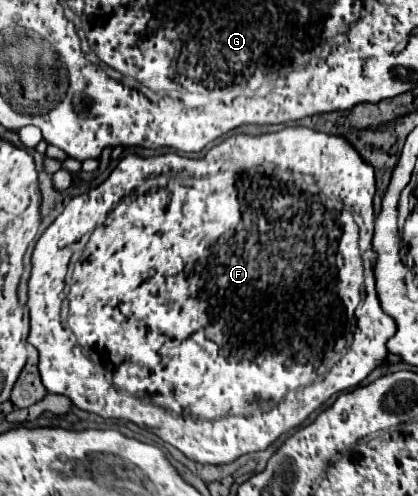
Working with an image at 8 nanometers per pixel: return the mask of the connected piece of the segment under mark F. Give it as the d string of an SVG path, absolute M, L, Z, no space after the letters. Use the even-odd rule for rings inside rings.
M294 126L294 128L284 128L284 130L280 130L280 132L274 132L274 134L270 134L270 133L265 133L265 134L262 134L262 135L256 135L256 136L253 136L253 135L248 135L248 134L244 134L244 133L242 133L242 134L239 134L239 135L238 135L238 134L237 134L237 135L233 135L233 136L231 136L231 137L229 137L229 138L227 138L227 139L225 139L225 140L224 140L224 141L223 141L223 142L221 142L221 143L220 143L220 144L218 144L218 145L216 145L216 146L214 146L214 147L213 147L213 148L211 148L211 149L210 149L210 150L209 150L209 151L208 151L208 152L207 152L207 153L206 153L206 155L205 155L205 156L204 156L204 157L202 157L202 159L189 159L189 158L187 158L187 157L180 157L180 156L179 156L179 155L177 155L177 154L176 154L176 153L167 153L167 154L163 154L163 155L157 155L157 156L152 156L152 157L148 157L148 158L140 158L140 156L134 156L134 154L128 154L128 156L126 156L126 158L124 158L124 160L122 160L122 162L120 162L120 164L118 164L118 166L116 166L116 168L114 168L114 170L112 170L112 174L110 174L110 176L108 176L108 178L106 178L106 180L104 180L104 182L102 182L102 184L100 184L100 186L96 186L96 188L92 188L92 190L88 190L88 192L84 192L84 194L80 194L80 196L76 196L76 198L72 198L72 200L70 200L70 202L68 202L68 206L66 206L66 208L64 208L64 212L62 212L62 214L60 214L60 216L58 216L58 218L56 218L56 220L54 220L54 222L52 222L52 224L50 224L50 226L48 226L48 230L46 230L46 232L44 232L44 234L42 234L42 236L40 236L40 240L38 240L38 242L36 242L36 248L34 248L34 254L32 254L32 276L30 276L30 282L28 282L28 310L30 310L30 336L28 336L28 342L30 342L30 344L32 344L32 346L36 346L36 348L38 348L38 352L40 352L40 364L38 364L38 368L40 368L40 376L42 376L42 384L44 384L44 386L46 386L46 390L48 390L48 392L54 392L54 394L64 394L64 396L68 396L68 398L70 398L70 400L72 400L72 404L74 404L74 406L76 406L76 408L80 408L80 410L86 410L86 412L94 412L94 414L98 414L98 416L102 416L102 418L128 418L128 420L132 420L132 422L136 422L136 424L138 424L138 426L144 426L144 428L150 428L150 430L152 430L152 432L154 432L154 434L158 434L158 436L160 436L160 438L162 438L162 440L164 440L164 442L168 442L168 444L172 444L172 446L176 446L176 448L178 448L178 450L182 450L182 452L184 452L184 454L186 454L186 456L188 456L188 458L190 458L190 460L196 460L196 462L200 462L200 464L228 464L228 462L232 462L232 460L236 460L236 458L238 458L238 456L242 456L242 454L248 454L248 452L258 452L258 450L266 450L266 448L268 448L268 446L270 446L270 444L272 444L272 442L274 442L274 440L276 440L276 438L278 438L278 436L280 436L280 434L284 434L284 432L288 432L288 430L290 430L290 428L294 428L294 426L300 426L300 424L302 424L302 422L304 422L304 420L306 420L306 418L308 418L308 414L312 414L312 412L314 412L314 410L316 410L316 408L320 408L320 406L322 406L322 404L324 404L324 402L326 402L326 400L328 400L328 398L330 398L330 396L332 396L332 394L336 394L336 392L342 392L342 390L348 390L348 388L354 388L354 386L358 386L358 382L362 382L362 380L364 380L364 378L366 378L366 376L368 376L368 374L370 374L370 372L372 372L372 370L374 370L374 368L376 368L376 366L378 366L378 364L380 364L380 360L382 360L382 358L384 358L384 356L386 356L386 354L388 354L388 350L386 350L386 342L388 342L388 338L390 338L390 336L392 336L392 334L394 334L394 332L396 332L396 324L394 324L394 320L392 320L392 318L390 318L390 316L388 316L388 314L384 314L384 312L382 312L382 308L381 308L381 306L380 306L380 303L379 303L379 301L378 301L378 297L377 297L377 292L376 292L376 282L375 282L375 276L374 276L374 272L373 272L373 271L374 271L374 269L373 269L373 266L374 266L374 263L375 263L375 258L376 258L376 253L374 253L374 251L373 251L373 250L372 250L372 248L371 248L371 243L372 243L372 238L373 238L373 234L374 234L374 220L375 220L375 214L374 214L374 209L373 209L373 199L374 199L374 196L375 196L375 193L376 193L376 180L375 180L375 173L374 173L374 170L372 170L372 166L370 166L370 164L366 164L366 162L364 162L364 160L362 160L362 158L360 158L360 154L358 154L358 152L356 152L356 150L354 150L354 148L352 148L352 144L348 144L348 142L346 142L346 138L340 138L340 136L328 136L328 134L322 134L322 132L316 132L316 130L310 130L310 128L304 128L304 126L298 126L298 132L296 132L296 126ZM242 174L246 174L246 175L248 175L248 176L252 176L252 177L253 177L253 179L254 179L254 180L252 180L252 181L251 181L251 182L246 182L246 181L245 181L245 180L244 180L244 181L241 181L241 182L238 182L238 180L240 180L240 178L244 178L244 176L242 176ZM305 174L308 174L308 176L312 176L312 178L314 178L314 180L316 180L316 184L318 184L318 188L319 188L319 194L316 194L316 192L314 192L314 190L308 190L308 186L304 186L304 178L306 178L306 176L305 176ZM278 181L280 181L280 182L281 182L281 183L283 183L283 184L288 184L288 183L290 183L290 181L293 181L293 184L294 184L294 183L296 183L296 184L297 184L297 185L298 185L298 183L299 183L299 185L301 185L301 186L300 186L300 189L301 189L301 188L302 188L302 190L298 190L298 194L296 194L296 192L294 192L294 194L290 194L290 192L288 192L288 188L289 188L289 187L287 187L287 188L284 188L284 192L282 192L282 184L280 184L280 182L278 182ZM329 199L336 199L336 200L342 200L342 204L344 204L344 208L348 208L348 210L350 210L350 212L352 212L352 214L357 214L357 215L360 215L360 217L361 217L361 218L362 218L362 220L363 220L363 225L362 225L362 226L361 226L361 227L359 227L359 228L360 228L360 234L358 234L358 226L356 226L356 222L354 222L354 216L352 216L352 214L350 214L350 212L344 212L344 210L342 210L342 204L340 204L340 202L336 202L336 200L329 200ZM266 216L268 216L268 256L266 256ZM280 220L284 220L284 228L278 228L278 222L280 222ZM230 238L236 238L236 242L232 242L232 246L228 246L228 240L230 240ZM76 246L78 246L78 248L80 248L80 246L84 246L84 252L82 252L82 256L80 256L80 262L76 262L76 266L74 266L74 274L72 274L72 282L70 282L70 290L68 290L68 298L70 298L70 312L68 312L68 320L66 320L66 324L56 324L56 318L60 318L60 306L62 306L62 302L64 302L64 286L66 286L66 270L68 270L68 264L70 264L70 260L72 260L72 256L74 256L74 252L76 252ZM362 282L364 282L364 283L365 283L365 284L364 284L364 285L372 285L372 296L369 296L369 295L366 295L366 294L364 294L364 292L362 292ZM350 334L352 334L352 344L350 344L350 346L348 346L348 348L346 348L346 352L344 352L344 354L342 354L342 356L340 356L340 360L338 360L338 362L334 362L334 356L336 356L336 350L334 350L334 346L336 346L336 342L340 342L340 340L344 340L344 338L350 338ZM94 350L96 350L96 352L98 352L98 354L104 354L104 358L106 358L106 362L108 362L108 364L110 364L110 366L108 366L108 368L110 368L110 374L112 374L112 380L110 380L110 374L108 374L108 372L106 372L106 370L102 370L102 366L100 366L100 362L96 362L96 358L94 358ZM220 418L222 418L222 428L216 428L216 426L212 426L212 424L210 424L210 422L214 422L214 424L216 424L216 422L220 422Z

